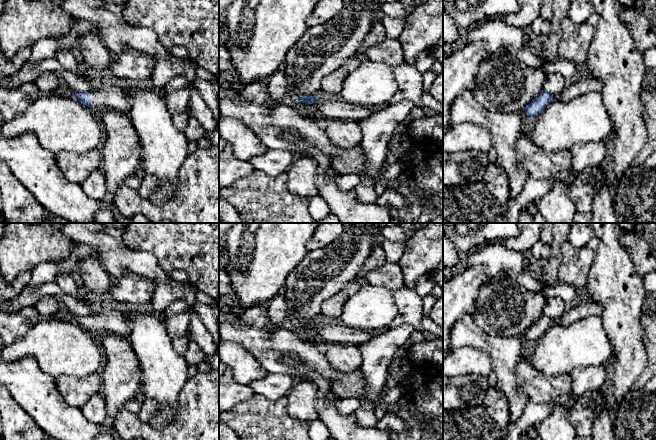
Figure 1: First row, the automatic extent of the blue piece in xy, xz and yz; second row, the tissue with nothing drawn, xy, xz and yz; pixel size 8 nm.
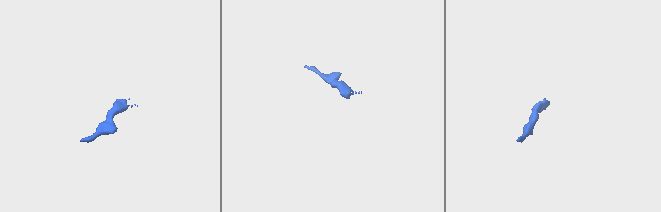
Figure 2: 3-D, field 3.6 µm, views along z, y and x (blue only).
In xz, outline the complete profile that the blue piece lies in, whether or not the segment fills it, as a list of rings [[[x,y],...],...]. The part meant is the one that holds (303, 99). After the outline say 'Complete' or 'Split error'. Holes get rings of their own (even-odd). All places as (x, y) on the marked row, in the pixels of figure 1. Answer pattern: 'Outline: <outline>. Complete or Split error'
Outline: [[[299,96],[296,98],[301,103],[314,104],[324,116],[329,119],[346,121],[361,121],[369,116],[374,109],[352,105],[343,101],[340,97],[326,96]]]. Split error

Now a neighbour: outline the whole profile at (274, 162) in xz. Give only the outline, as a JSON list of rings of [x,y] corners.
[[[268,149],[264,154],[251,158],[249,162],[255,170],[274,177],[286,173],[296,158],[297,154],[292,151]]]

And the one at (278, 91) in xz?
[[[284,67],[275,71],[267,80],[266,107],[271,109],[280,103],[289,100],[290,88]]]

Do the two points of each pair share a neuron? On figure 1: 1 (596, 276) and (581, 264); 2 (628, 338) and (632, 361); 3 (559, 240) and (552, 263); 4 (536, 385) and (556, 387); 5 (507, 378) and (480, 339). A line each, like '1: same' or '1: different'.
1: different
2: same
3: same
4: same
5: same

